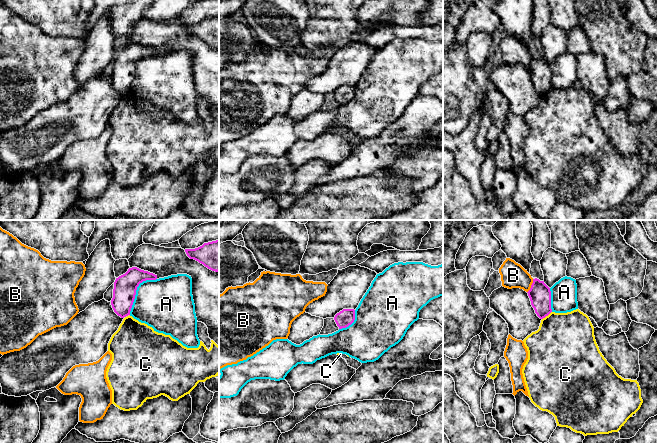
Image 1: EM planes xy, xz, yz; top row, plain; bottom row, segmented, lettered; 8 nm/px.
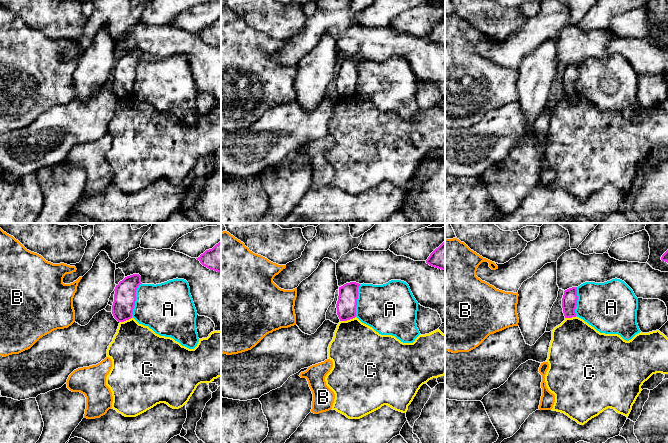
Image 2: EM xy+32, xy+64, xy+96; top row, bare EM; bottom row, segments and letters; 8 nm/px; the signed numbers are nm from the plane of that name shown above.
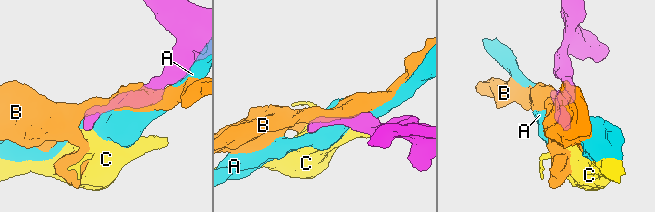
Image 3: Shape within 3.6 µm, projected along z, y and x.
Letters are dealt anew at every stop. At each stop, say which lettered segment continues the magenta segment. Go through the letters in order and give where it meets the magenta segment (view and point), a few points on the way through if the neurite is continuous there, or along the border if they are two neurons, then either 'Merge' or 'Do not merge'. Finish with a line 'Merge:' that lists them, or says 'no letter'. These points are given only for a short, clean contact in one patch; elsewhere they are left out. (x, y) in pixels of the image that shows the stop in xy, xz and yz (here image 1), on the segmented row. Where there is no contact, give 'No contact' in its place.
A: Touches magenta at xy (135, 291). Do not merge
B: Touches magenta at yz (531, 286). Do not merge
C: Touches magenta at yz (546, 315). Boundary: yz (551, 311), (542, 319). Do not merge
Merge: no letter

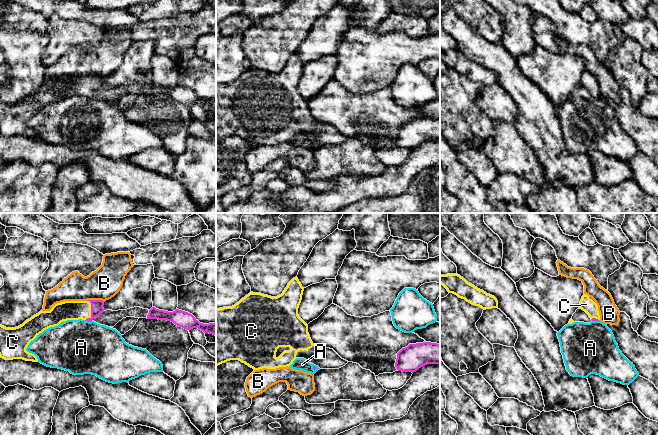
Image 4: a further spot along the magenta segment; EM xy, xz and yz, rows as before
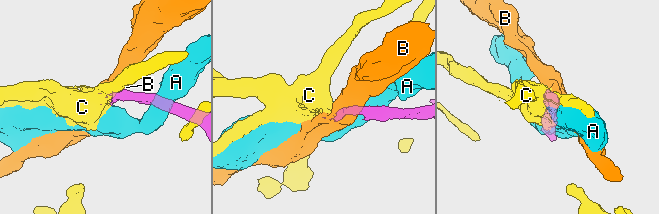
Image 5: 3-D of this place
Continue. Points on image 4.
A: Touches magenta at xy (88, 320). Boundary: xy (85, 320), (91, 321). Do not merge
B: Touches magenta at xy (95, 300). Do not merge
C: Touches magenta at xy (91, 311). Path across: xy (97, 308), (91, 311), (68, 310). Merge
Merge: C

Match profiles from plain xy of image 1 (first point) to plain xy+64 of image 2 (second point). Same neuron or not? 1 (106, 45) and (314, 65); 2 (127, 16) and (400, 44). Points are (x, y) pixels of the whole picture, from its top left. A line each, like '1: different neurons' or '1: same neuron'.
1: same neuron
2: different neurons

